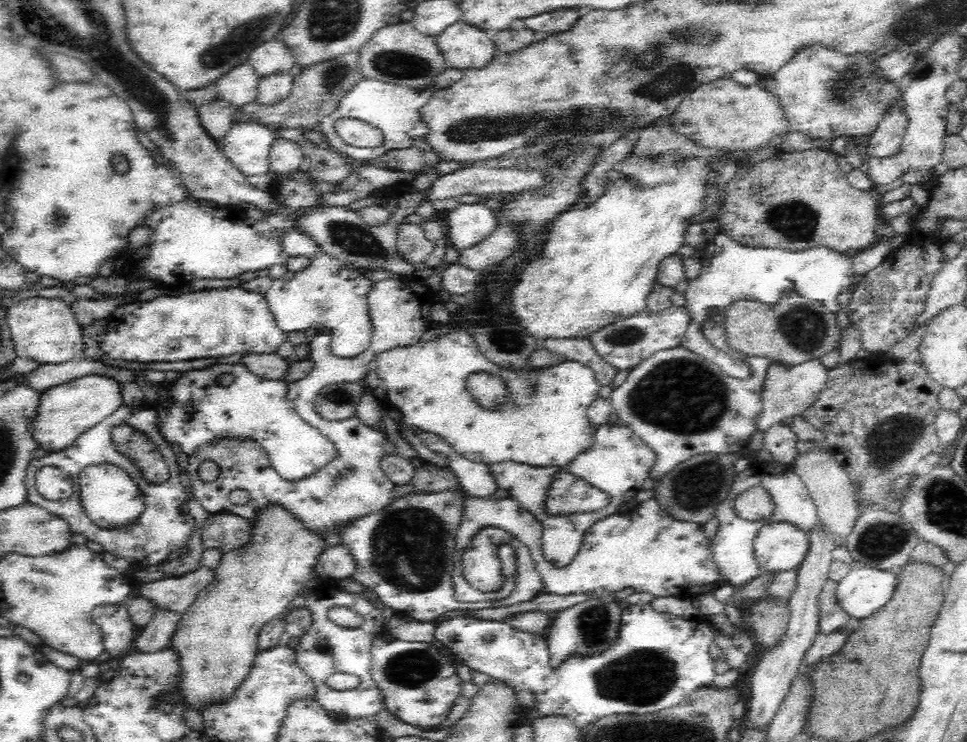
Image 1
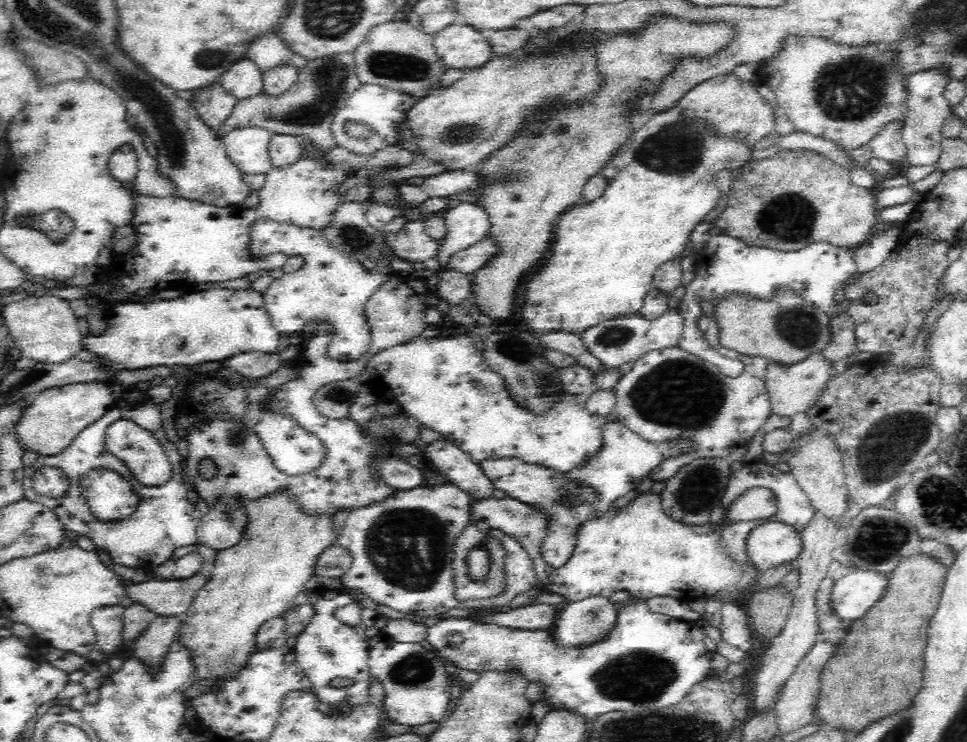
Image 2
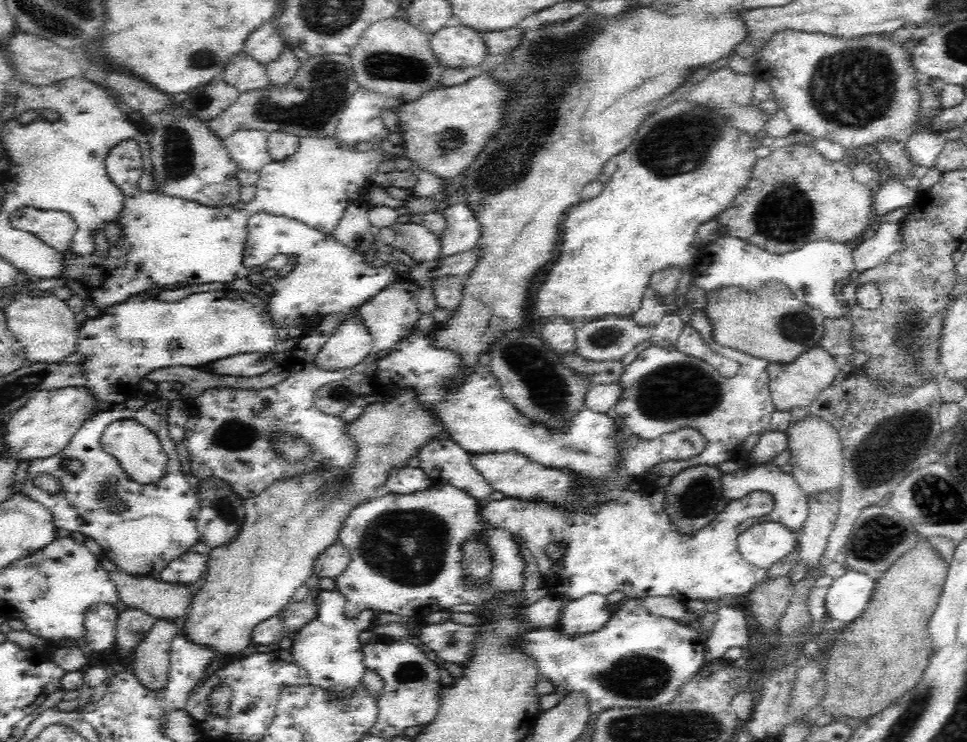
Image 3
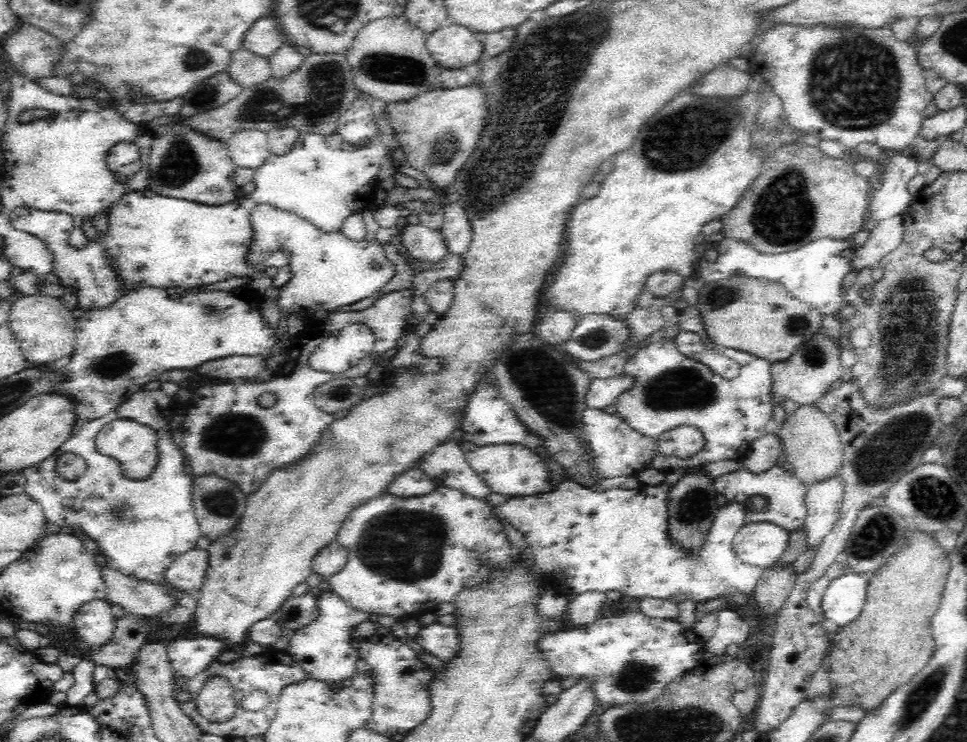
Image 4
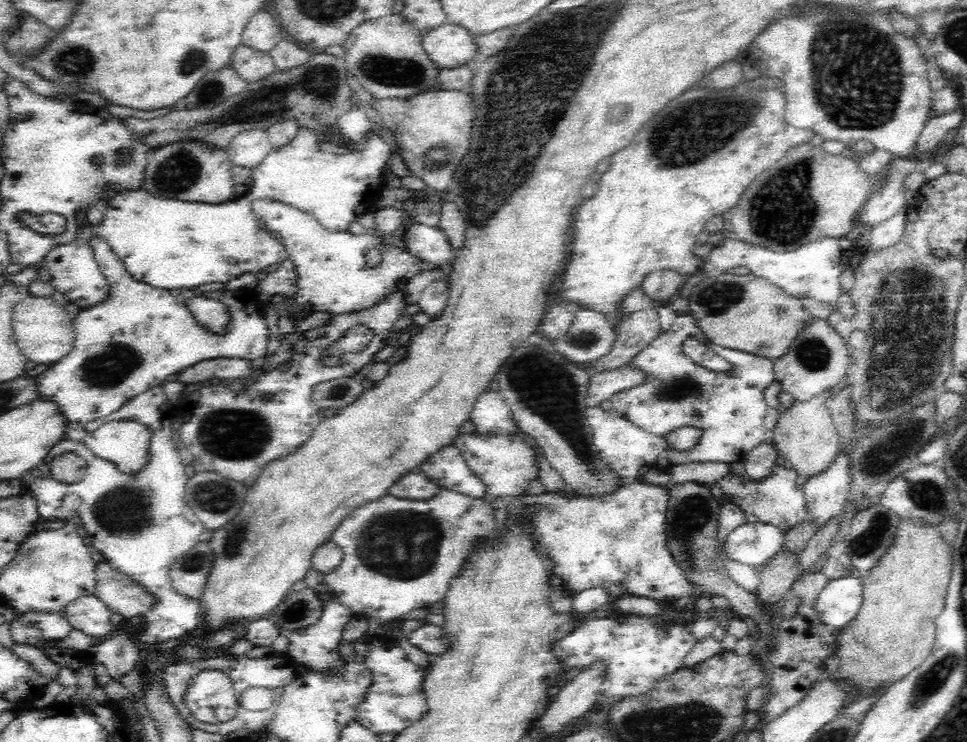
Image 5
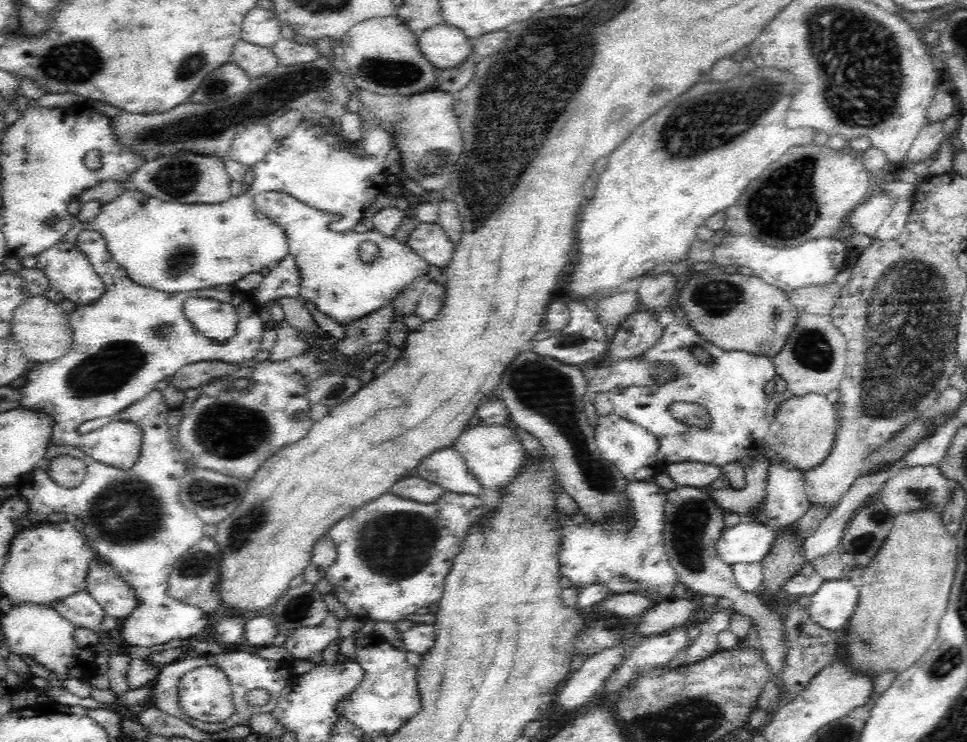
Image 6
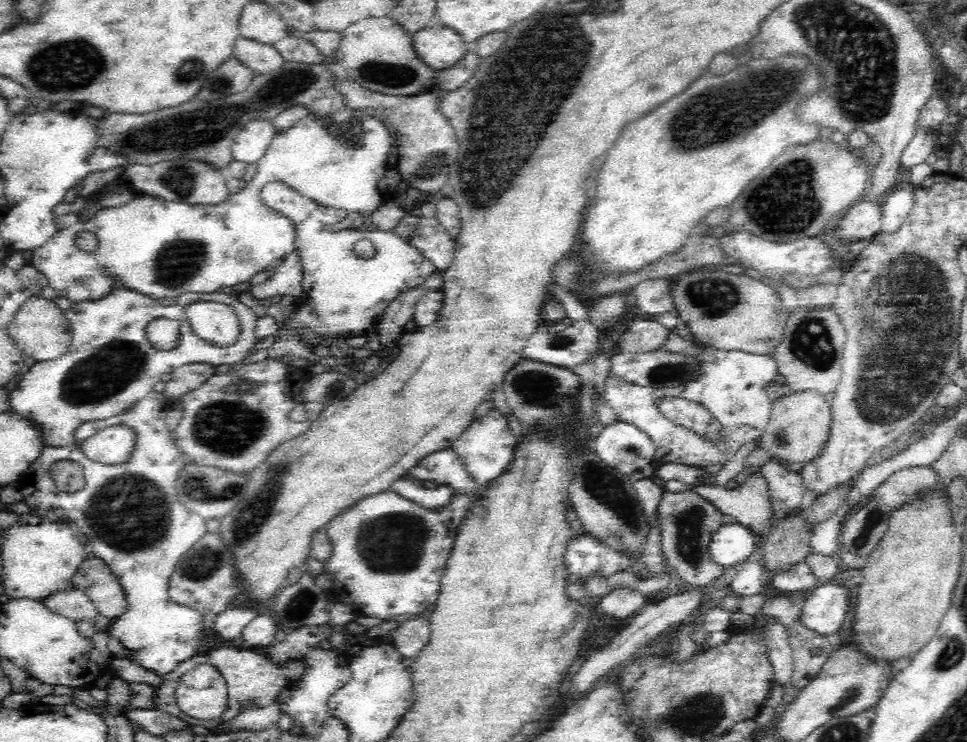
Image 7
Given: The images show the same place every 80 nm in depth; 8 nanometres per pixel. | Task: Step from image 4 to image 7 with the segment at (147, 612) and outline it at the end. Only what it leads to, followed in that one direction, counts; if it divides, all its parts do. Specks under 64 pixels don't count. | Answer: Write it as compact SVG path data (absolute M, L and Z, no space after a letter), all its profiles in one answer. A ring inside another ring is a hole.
M90 556L80 563L76 574L70 578L74 588L86 594L98 615L112 620L125 612L124 593L108 564L100 558Z

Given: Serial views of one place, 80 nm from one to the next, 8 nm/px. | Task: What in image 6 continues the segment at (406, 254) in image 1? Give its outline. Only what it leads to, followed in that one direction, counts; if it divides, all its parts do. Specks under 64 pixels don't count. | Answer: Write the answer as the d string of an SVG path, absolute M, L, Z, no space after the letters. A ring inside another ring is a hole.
M438 221L418 224L408 236L407 243L418 256L438 268L447 266L455 251L455 244Z

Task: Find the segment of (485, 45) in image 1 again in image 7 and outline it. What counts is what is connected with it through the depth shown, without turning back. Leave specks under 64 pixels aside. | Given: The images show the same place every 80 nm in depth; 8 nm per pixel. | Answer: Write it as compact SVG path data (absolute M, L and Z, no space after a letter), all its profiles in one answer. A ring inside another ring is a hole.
M433 23L411 34L412 46L420 60L432 70L454 66L467 53L465 42L450 28Z

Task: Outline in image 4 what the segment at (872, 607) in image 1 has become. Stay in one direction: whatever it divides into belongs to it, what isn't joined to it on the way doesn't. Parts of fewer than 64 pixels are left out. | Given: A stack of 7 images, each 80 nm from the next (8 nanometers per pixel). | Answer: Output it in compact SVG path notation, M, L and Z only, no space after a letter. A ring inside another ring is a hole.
M848 572L831 580L821 600L822 620L835 629L845 627L862 614L870 575Z

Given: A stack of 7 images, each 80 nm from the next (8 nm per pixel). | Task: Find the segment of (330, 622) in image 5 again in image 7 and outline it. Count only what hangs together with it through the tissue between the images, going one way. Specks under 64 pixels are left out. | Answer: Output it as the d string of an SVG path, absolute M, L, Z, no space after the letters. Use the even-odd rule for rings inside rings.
M330 623L322 624L320 626L302 626L292 634L288 634L285 636L284 640L280 640L280 642L276 642L274 646L270 646L270 648L262 648L262 650L266 650L265 657L276 666L284 667L287 662L290 661L298 661L309 651L309 648L313 646L319 645L323 640L328 640L328 636L333 633L334 628Z

